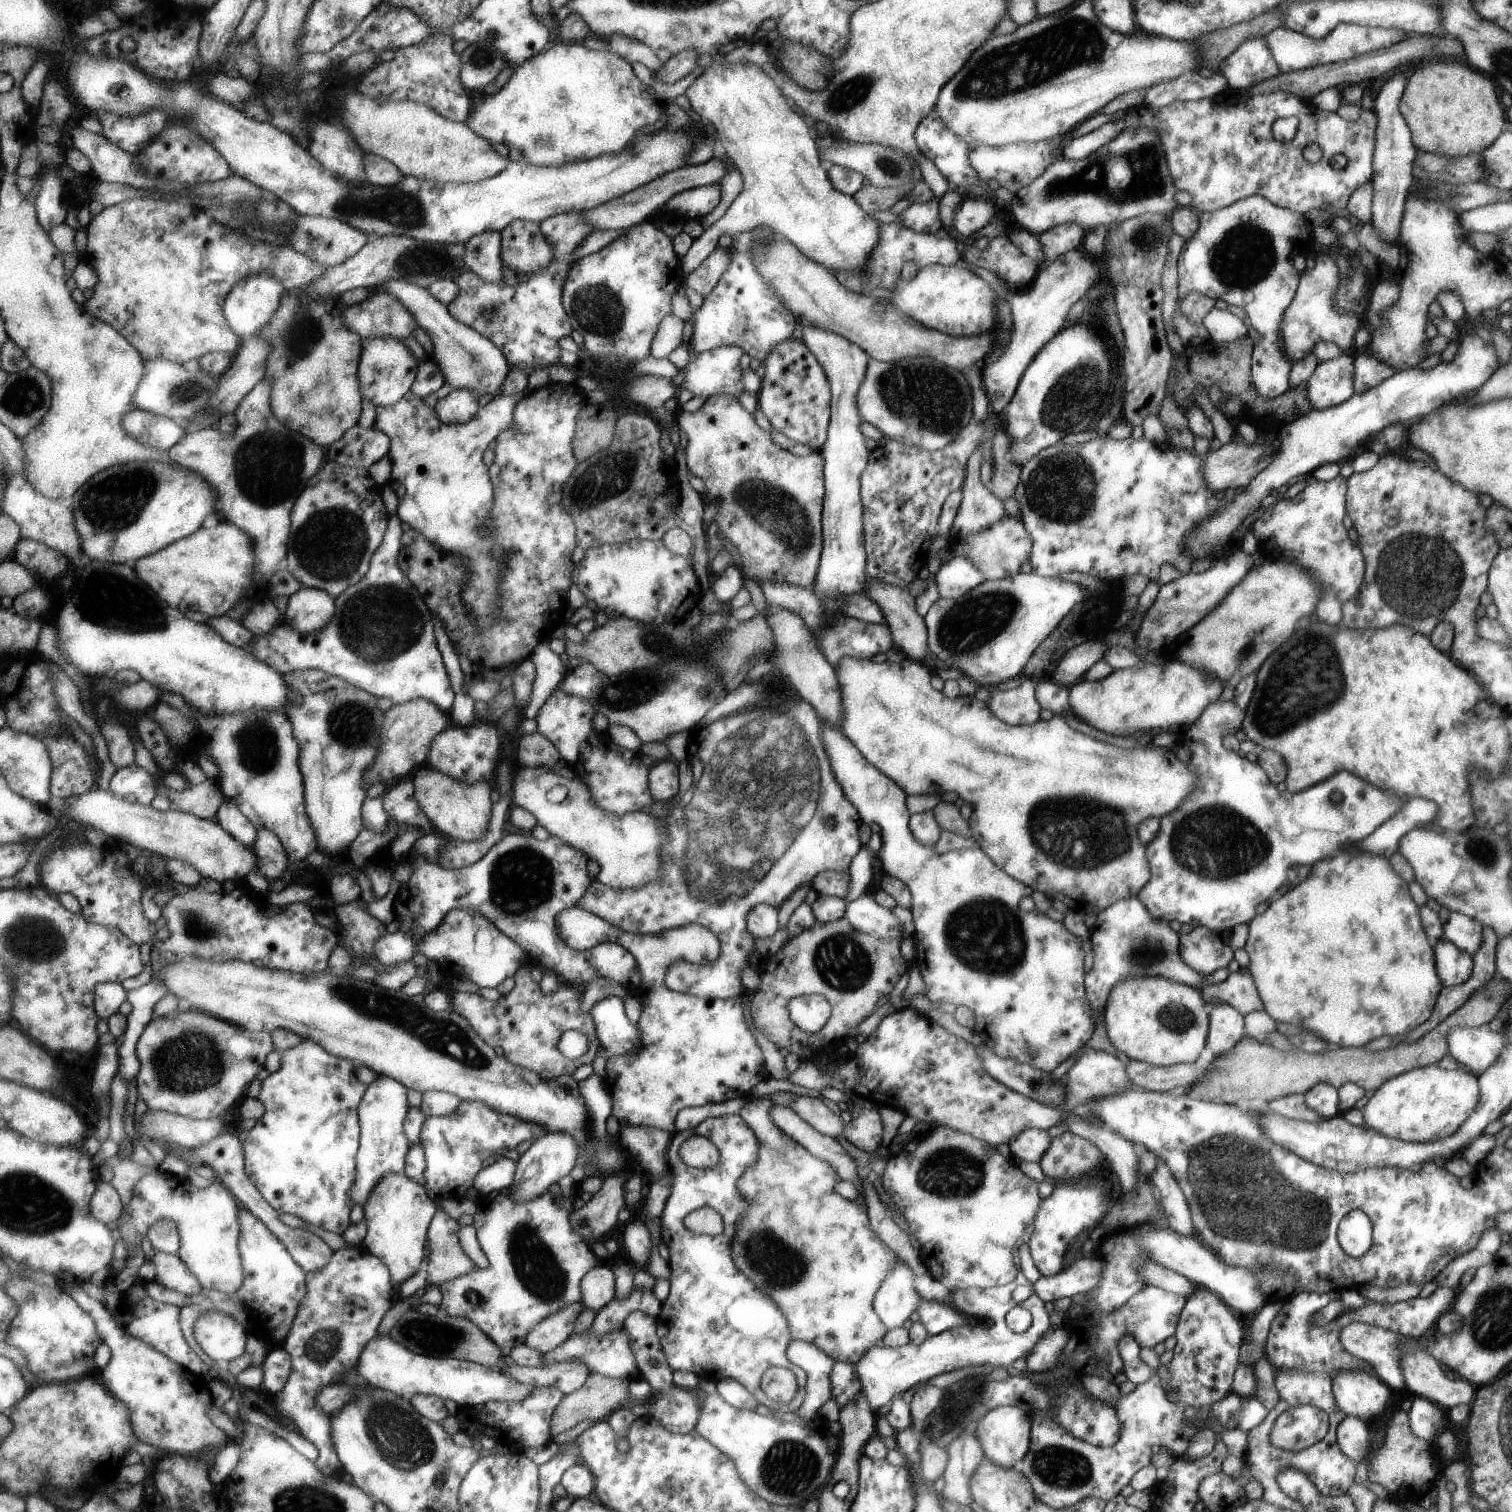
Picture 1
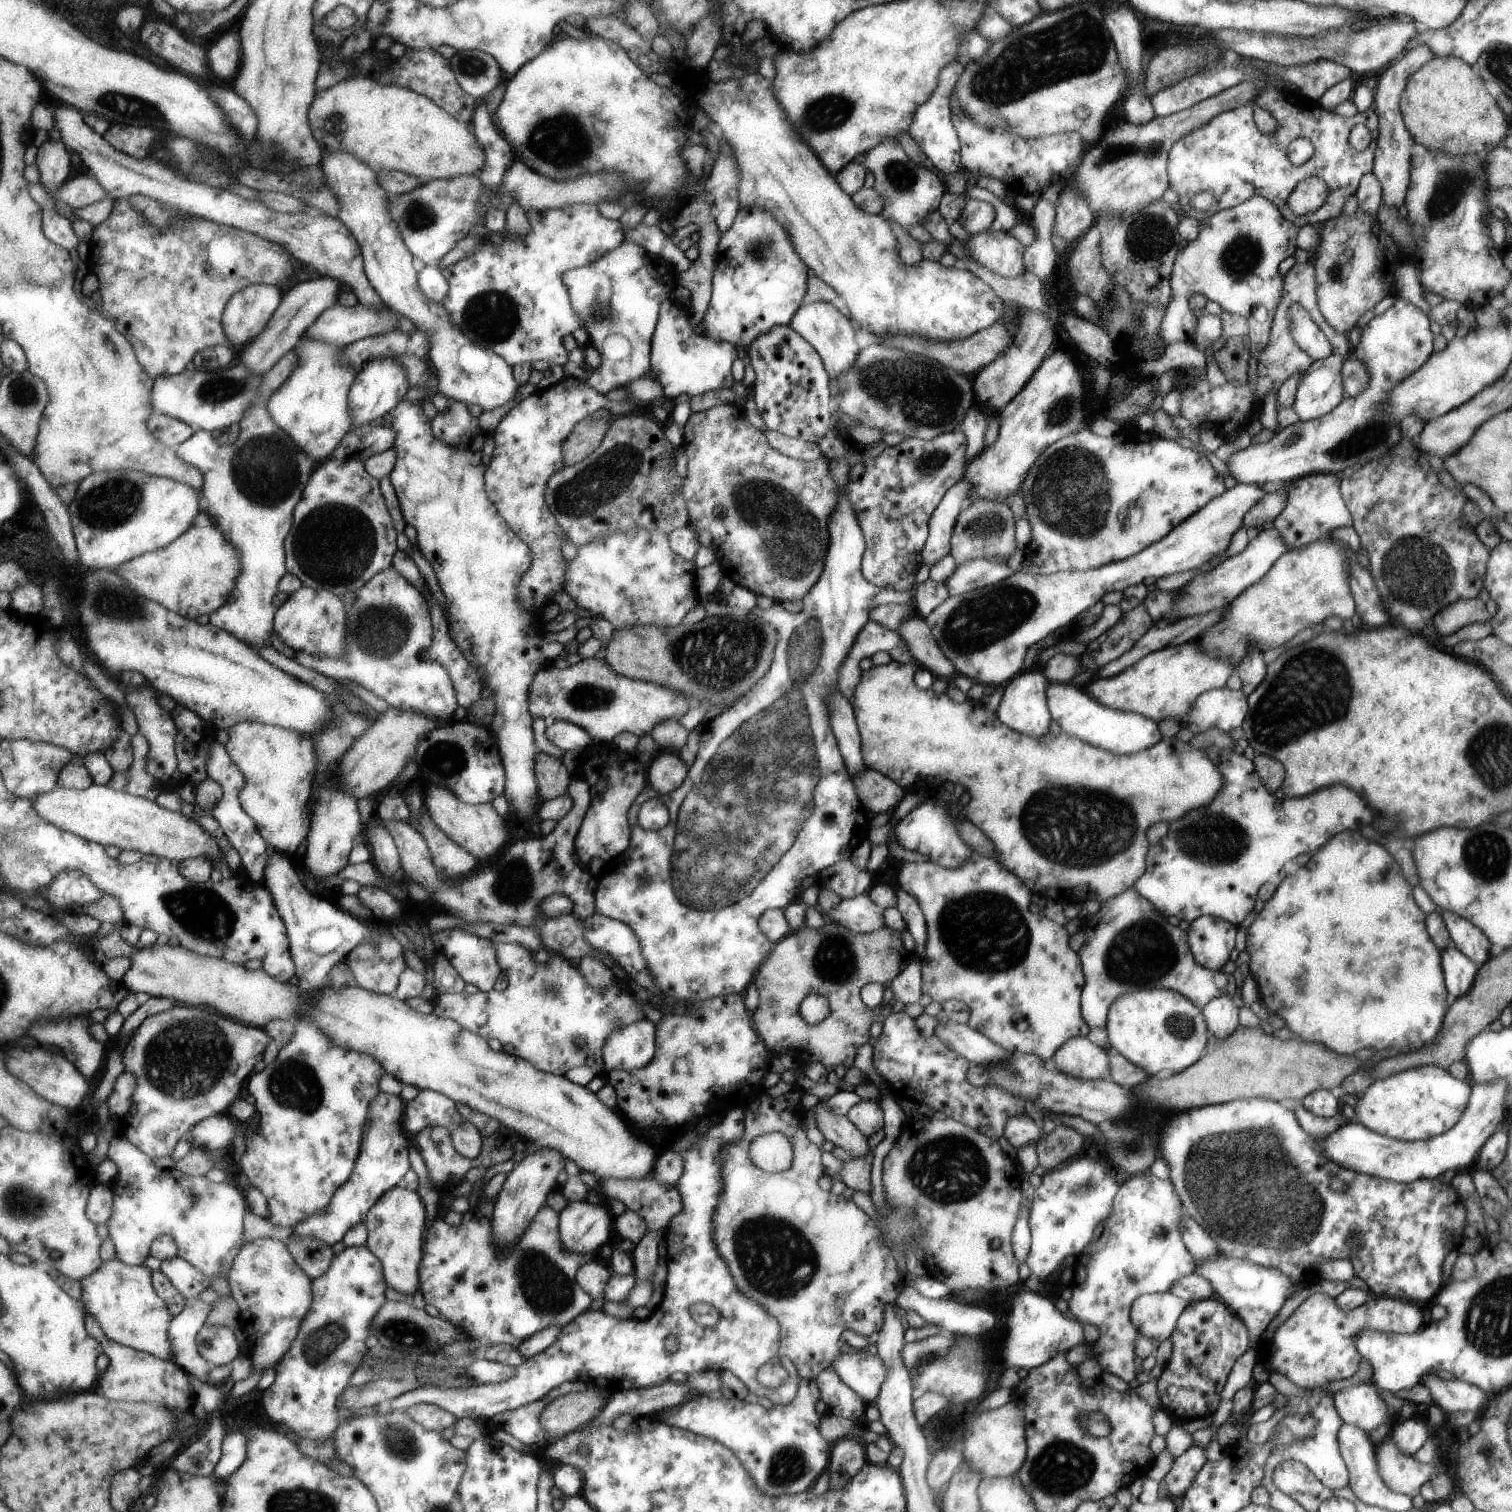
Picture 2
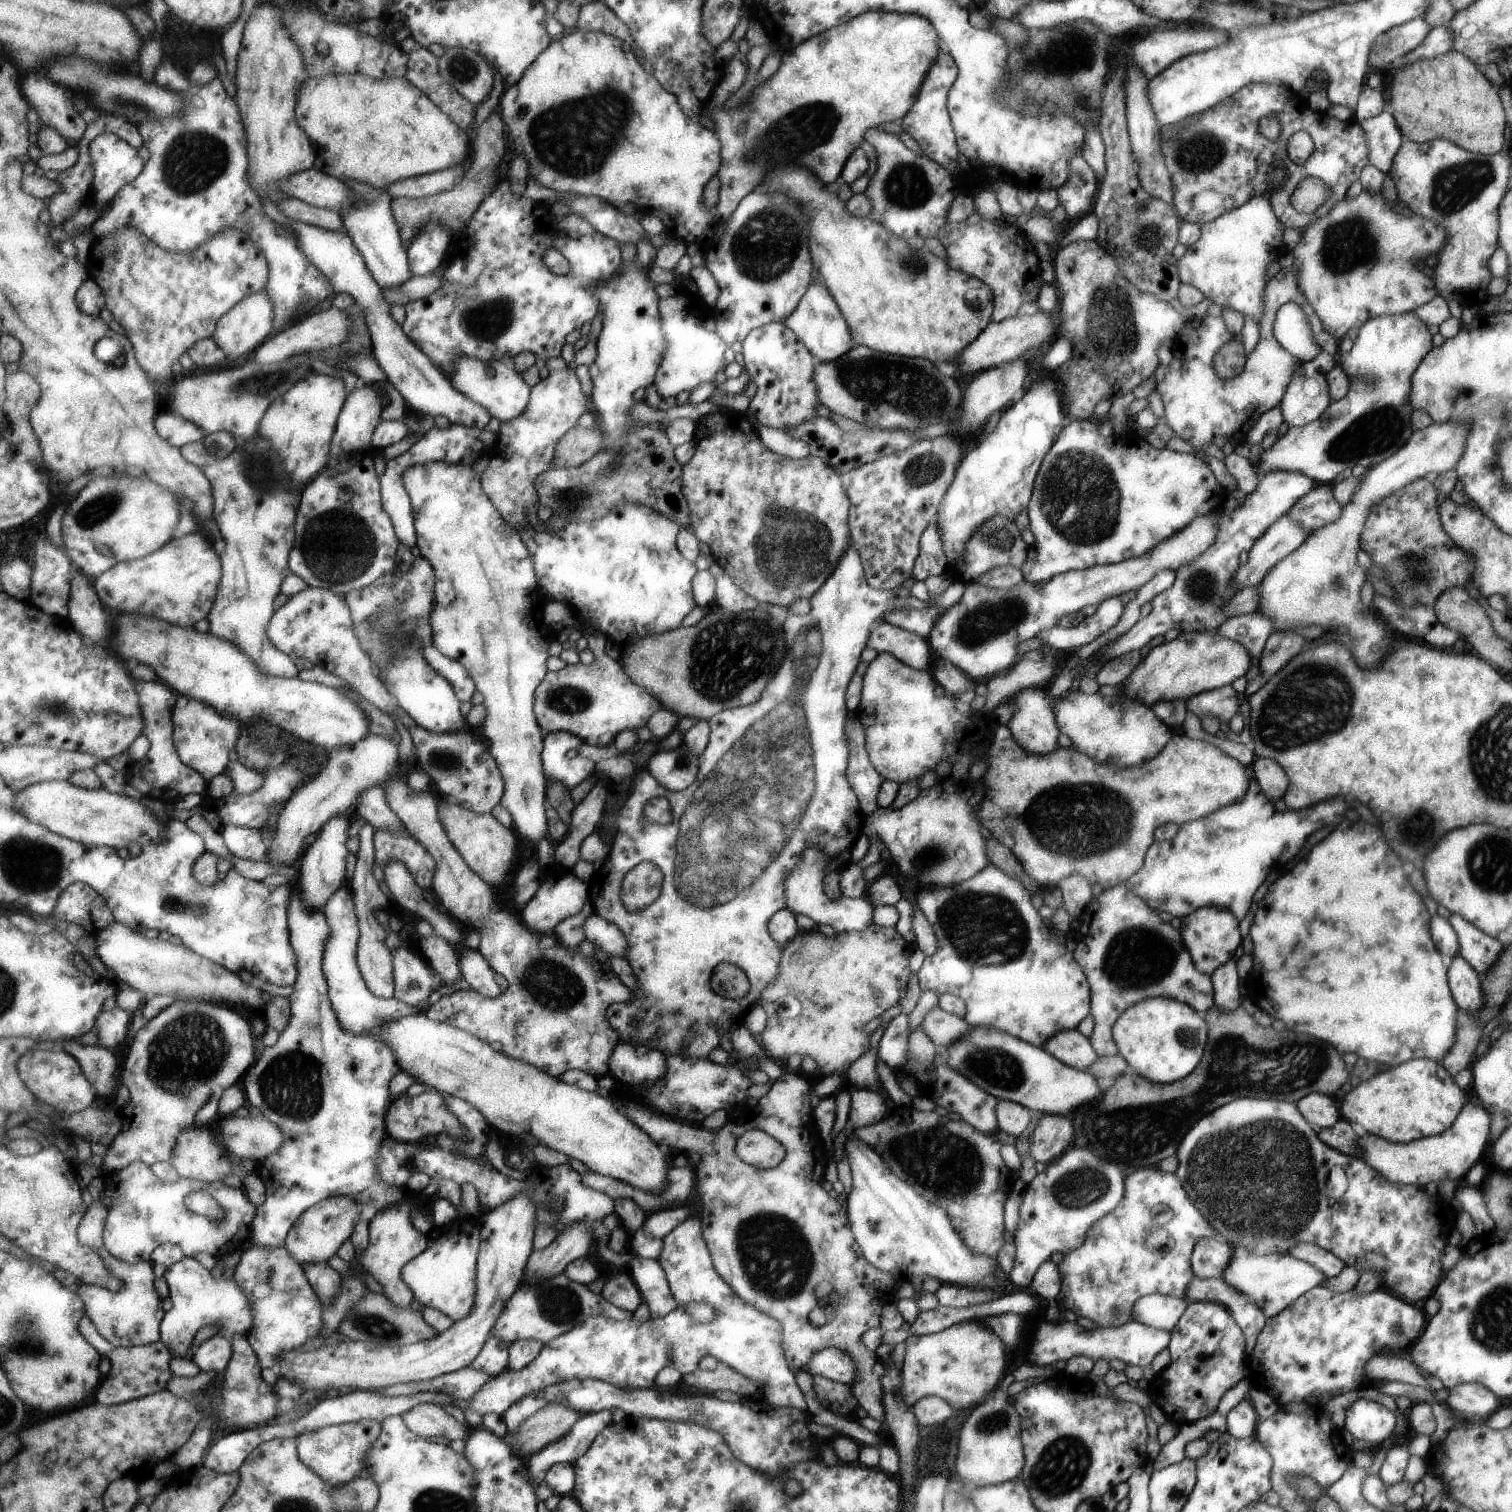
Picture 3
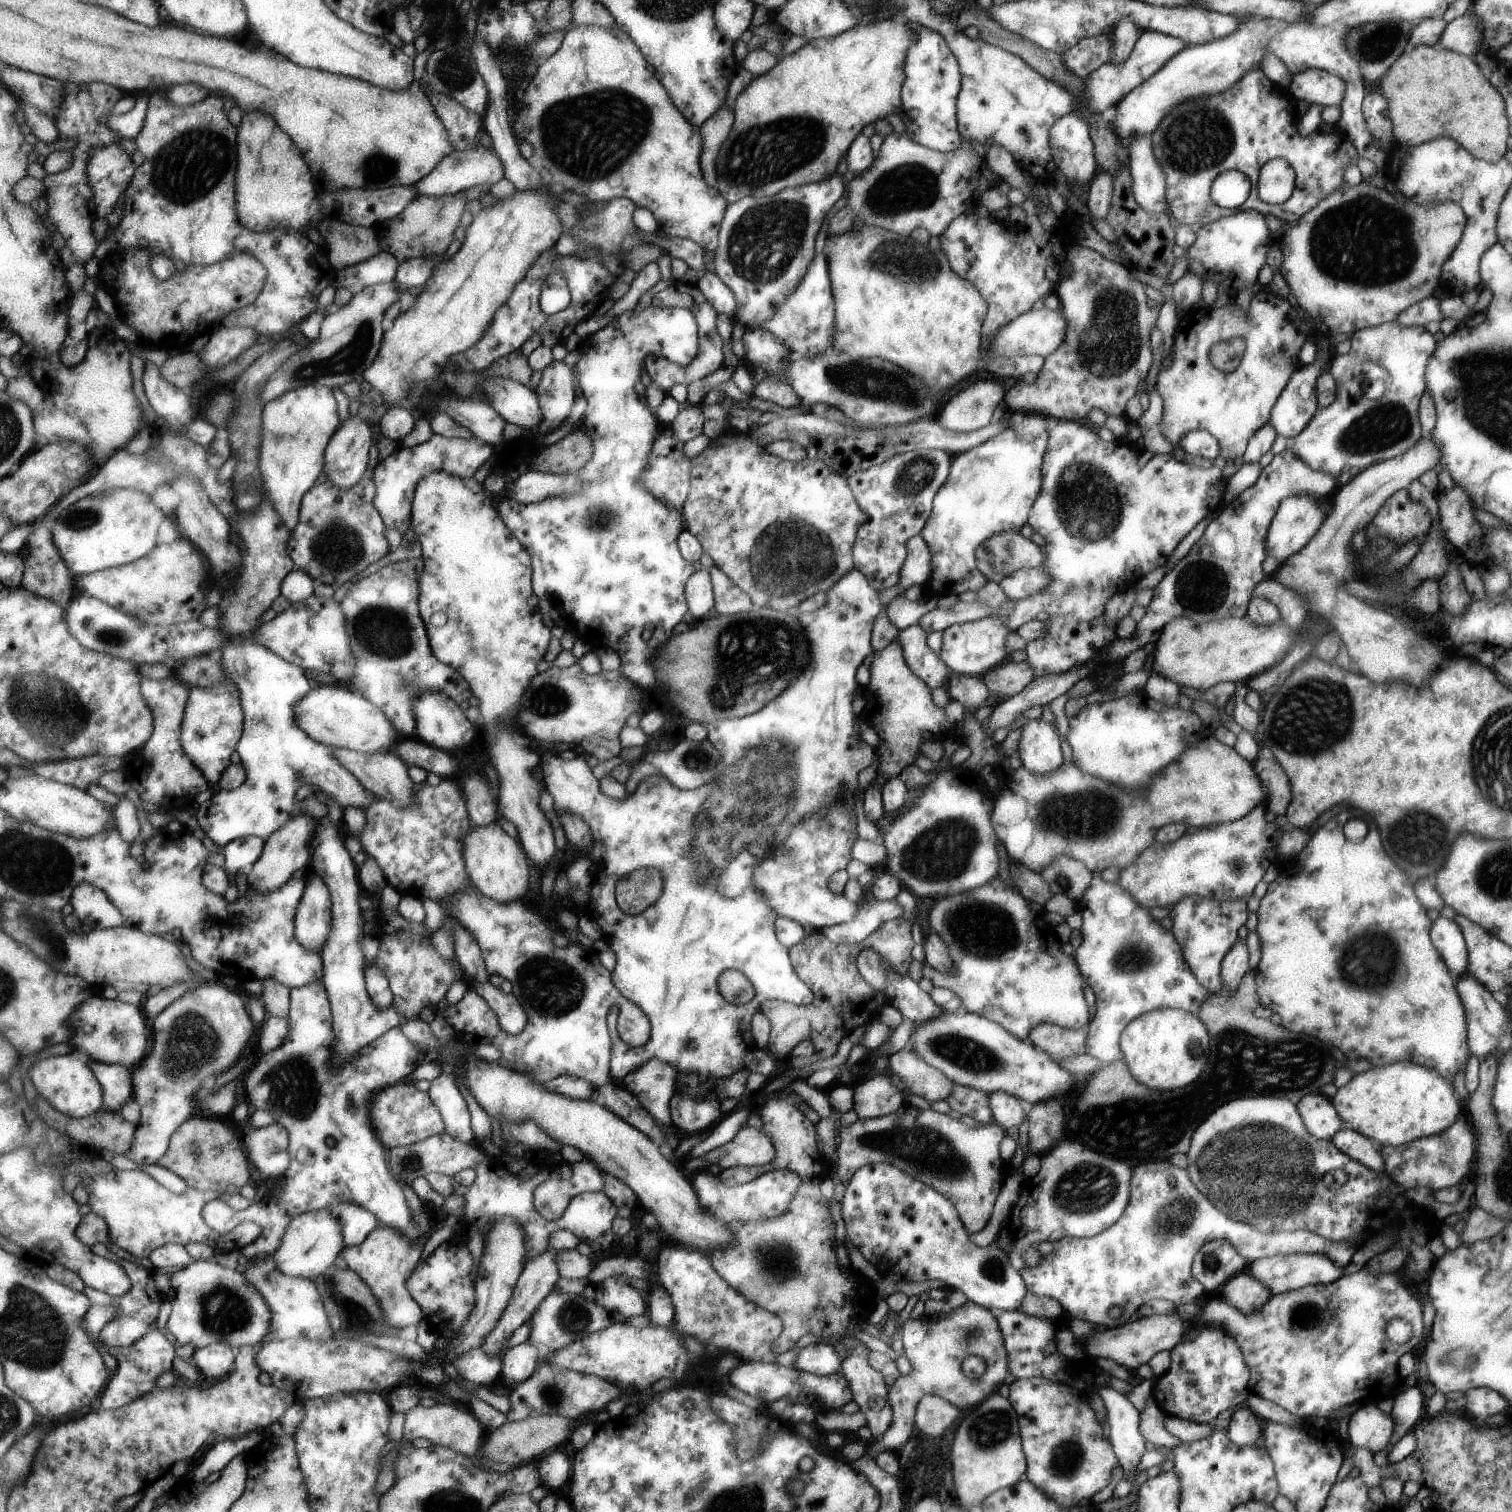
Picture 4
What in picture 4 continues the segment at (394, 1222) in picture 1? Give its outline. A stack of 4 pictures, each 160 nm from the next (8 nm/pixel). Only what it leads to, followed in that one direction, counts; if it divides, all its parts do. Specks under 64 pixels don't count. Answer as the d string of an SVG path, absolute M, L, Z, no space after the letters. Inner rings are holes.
M379 1225L361 1245L345 1247L340 1254L343 1261L353 1269L375 1293L384 1310L384 1317L391 1326L400 1329L415 1325L424 1318L422 1306L413 1298L407 1281L418 1268L425 1241L410 1241L397 1229L389 1225Z

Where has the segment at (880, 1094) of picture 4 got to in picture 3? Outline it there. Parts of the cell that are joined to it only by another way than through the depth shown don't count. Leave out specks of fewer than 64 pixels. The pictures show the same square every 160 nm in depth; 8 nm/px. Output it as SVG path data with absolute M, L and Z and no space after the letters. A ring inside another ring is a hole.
M851 1088L848 1122L854 1130L875 1124L883 1119L891 1107L887 1094Z

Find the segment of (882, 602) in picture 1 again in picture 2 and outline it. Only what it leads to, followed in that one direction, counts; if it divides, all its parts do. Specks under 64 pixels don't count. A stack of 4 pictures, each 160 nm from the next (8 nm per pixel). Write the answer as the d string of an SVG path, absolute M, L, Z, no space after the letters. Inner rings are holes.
M918 615L907 618L903 624L899 624L897 630L910 647L911 655L922 669L929 671L934 680L945 679L947 682L957 675L953 664L949 662L939 646L932 638L931 632L923 617Z

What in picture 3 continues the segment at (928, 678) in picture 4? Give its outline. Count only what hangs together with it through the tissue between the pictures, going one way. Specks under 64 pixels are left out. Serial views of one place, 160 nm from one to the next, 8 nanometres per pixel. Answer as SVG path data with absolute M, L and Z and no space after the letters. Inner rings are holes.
M888 622L877 624L875 630L870 630L867 648L892 654L899 662L915 670L928 670L933 653L926 639Z

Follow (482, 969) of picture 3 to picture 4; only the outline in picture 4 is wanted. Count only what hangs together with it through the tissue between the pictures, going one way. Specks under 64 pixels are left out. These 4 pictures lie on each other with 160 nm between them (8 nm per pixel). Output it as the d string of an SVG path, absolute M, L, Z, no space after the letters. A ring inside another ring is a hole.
M490 980L471 986L477 993L482 995L491 1008L498 1014L498 1020L503 1030L509 1034L519 1034L528 1023L527 1013L523 1005L514 993L506 993Z

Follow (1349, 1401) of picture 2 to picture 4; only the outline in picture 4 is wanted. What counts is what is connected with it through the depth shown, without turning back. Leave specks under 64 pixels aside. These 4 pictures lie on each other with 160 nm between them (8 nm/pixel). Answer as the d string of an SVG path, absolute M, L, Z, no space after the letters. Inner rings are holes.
M1373 1403L1361 1404L1348 1418L1347 1443L1366 1448L1373 1454L1388 1443L1393 1425L1389 1413L1381 1411Z

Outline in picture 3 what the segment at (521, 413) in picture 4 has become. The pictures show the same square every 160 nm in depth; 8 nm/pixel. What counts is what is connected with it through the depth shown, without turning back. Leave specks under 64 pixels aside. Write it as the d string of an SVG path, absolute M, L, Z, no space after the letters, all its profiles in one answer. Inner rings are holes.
M459 357L454 373L449 377L458 391L487 407L491 416L501 422L518 417L530 404L532 386L514 369L512 362L485 362L476 360L475 357Z

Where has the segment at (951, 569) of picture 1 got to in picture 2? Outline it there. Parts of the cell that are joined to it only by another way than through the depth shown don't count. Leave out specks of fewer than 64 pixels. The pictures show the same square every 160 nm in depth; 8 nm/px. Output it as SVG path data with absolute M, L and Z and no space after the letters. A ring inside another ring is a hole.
M977 558L959 564L953 570L953 574L945 580L944 586L949 595L961 595L1003 581L1013 573L1005 561L995 562Z

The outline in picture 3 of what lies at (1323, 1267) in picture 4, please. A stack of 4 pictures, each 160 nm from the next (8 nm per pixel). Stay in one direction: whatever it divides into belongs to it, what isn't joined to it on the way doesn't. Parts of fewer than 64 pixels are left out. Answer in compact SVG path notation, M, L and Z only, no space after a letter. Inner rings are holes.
M1249 1255L1247 1258L1234 1256L1231 1258L1231 1266L1227 1266L1219 1278L1239 1291L1239 1294L1247 1296L1255 1306L1267 1317L1275 1316L1288 1304L1291 1304L1298 1296L1307 1292L1314 1286L1321 1285L1326 1276L1313 1265L1296 1259L1291 1255Z

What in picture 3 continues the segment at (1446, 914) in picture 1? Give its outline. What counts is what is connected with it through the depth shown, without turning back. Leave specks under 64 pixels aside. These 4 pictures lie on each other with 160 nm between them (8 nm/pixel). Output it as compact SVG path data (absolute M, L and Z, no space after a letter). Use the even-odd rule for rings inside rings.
M1450 913L1447 920L1458 935L1458 955L1466 959L1482 977L1495 966L1505 946L1467 922L1460 914Z

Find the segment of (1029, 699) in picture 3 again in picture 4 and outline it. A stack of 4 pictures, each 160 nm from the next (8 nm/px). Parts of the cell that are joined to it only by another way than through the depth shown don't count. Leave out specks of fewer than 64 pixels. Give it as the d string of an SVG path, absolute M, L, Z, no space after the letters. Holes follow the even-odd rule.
M1039 718L1027 719L1020 727L1016 760L1028 771L1047 774L1062 764L1057 730Z

